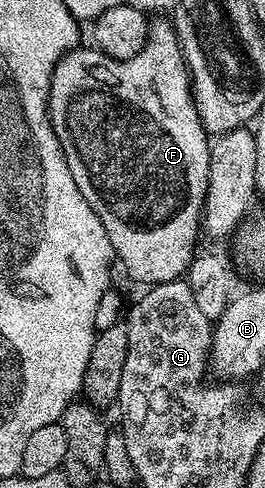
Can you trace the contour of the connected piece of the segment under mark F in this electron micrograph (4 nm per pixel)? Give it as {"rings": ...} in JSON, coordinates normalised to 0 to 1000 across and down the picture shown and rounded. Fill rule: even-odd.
{"rings":[[[592,33],[566,43],[562,72],[555,82],[540,90],[540,98],[509,115],[494,115],[479,123],[453,127],[434,123],[419,115],[404,115],[385,102],[362,98],[340,98],[340,102],[317,102],[317,98],[294,98],[287,102],[264,102],[260,109],[238,113],[223,123],[223,131],[200,143],[200,154],[185,166],[185,207],[177,211],[177,232],[185,236],[185,252],[223,295],[230,297],[230,309],[238,320],[253,328],[253,344],[268,352],[268,369],[283,369],[283,385],[298,385],[298,393],[313,393],[313,410],[328,410],[328,418],[358,434],[358,443],[374,443],[374,451],[389,459],[389,467],[404,475],[404,484],[419,492],[426,502],[426,516],[445,539],[460,537],[472,543],[472,553],[506,570],[517,578],[536,578],[536,588],[558,590],[566,586],[596,586],[619,578],[672,576],[709,555],[713,545],[728,539],[736,527],[736,514],[743,504],[743,480],[751,488],[751,473],[758,471],[758,428],[774,416],[774,387],[781,385],[781,369],[789,367],[789,303],[796,297],[792,285],[781,281],[777,266],[766,254],[755,250],[755,238],[743,234],[743,215],[728,203],[728,170],[713,164],[713,137],[698,131],[698,117],[683,113],[683,92],[668,80],[668,59],[653,55],[649,43],[623,33]]]}

